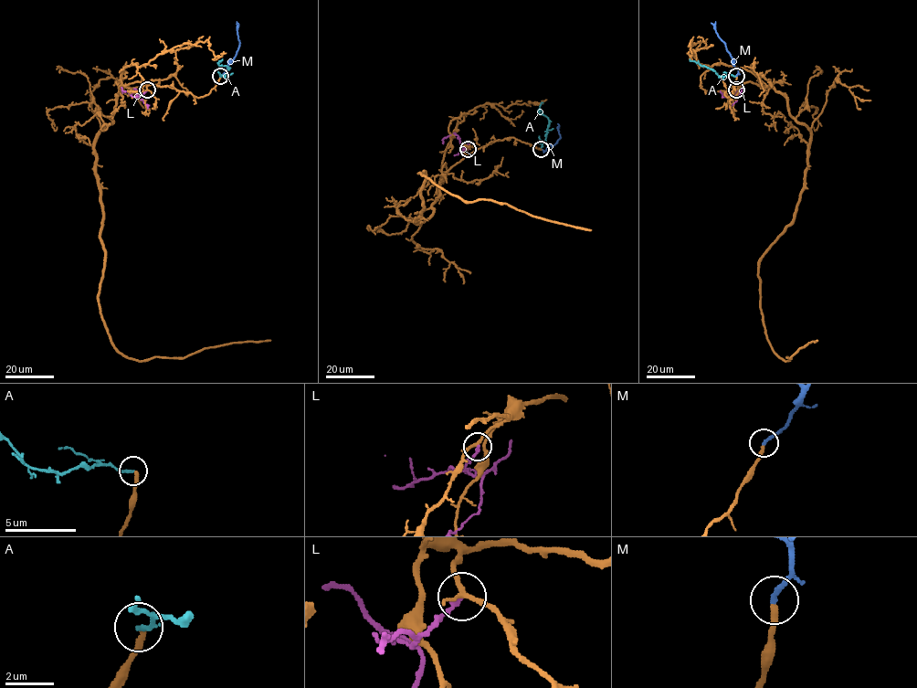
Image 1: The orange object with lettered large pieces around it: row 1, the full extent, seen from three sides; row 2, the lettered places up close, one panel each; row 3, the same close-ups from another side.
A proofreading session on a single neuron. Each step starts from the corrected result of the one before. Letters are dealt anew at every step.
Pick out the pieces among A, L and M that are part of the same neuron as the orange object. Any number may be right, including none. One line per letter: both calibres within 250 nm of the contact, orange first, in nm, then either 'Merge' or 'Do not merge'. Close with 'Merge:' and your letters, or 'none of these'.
A: Thickness 280 nm (orange) against 190 nm. Do not merge
L: Thickness 170 nm (orange) against 220 nm. Do not merge
M: Thickness 260 nm (orange) against 240 nm. Merge
Merge: M

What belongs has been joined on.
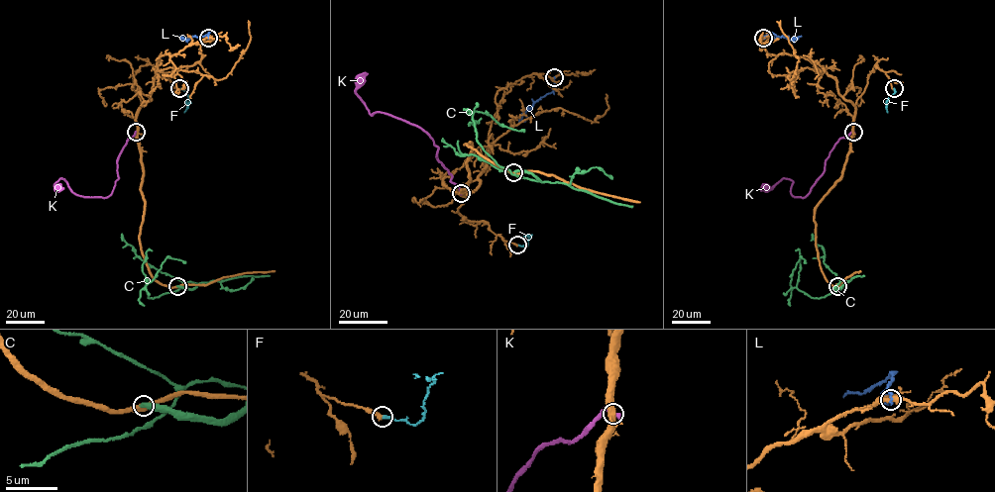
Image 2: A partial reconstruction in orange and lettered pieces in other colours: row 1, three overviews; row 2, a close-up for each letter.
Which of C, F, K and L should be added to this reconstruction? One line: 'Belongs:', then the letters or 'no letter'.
Belongs: F

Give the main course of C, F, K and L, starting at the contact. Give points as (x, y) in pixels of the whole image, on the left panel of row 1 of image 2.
C: (176, 286), (193, 289), (196, 284), (186, 282), (154, 298), (145, 287), (166, 257), (185, 262)
F: (179, 89), (187, 93), (189, 100), (184, 112)
K: (136, 132), (128, 138), (117, 159), (118, 178), (108, 196), (74, 194), (60, 178), (55, 184), (61, 189)
L: (208, 38), (208, 33), (187, 40), (178, 36)

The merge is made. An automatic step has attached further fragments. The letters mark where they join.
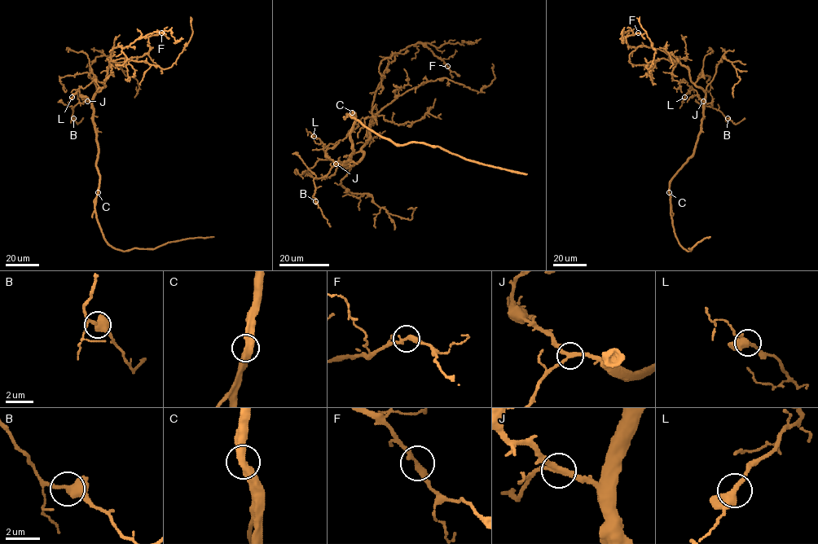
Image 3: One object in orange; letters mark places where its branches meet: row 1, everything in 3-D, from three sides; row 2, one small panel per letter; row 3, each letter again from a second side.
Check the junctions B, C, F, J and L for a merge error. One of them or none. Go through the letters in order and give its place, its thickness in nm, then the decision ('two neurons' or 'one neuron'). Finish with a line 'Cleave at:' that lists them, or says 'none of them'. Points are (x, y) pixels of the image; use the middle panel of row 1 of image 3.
B: place (315, 201); calibre 460 nm; one neuron
C: place (352, 112); calibre 480 nm; one neuron
F: place (447, 66); calibre 320 nm; one neuron
J: place (336, 164); calibre 280 nm; one neuron
L: place (314, 136); calibre 380 nm; one neuron
Cleave at: none of them

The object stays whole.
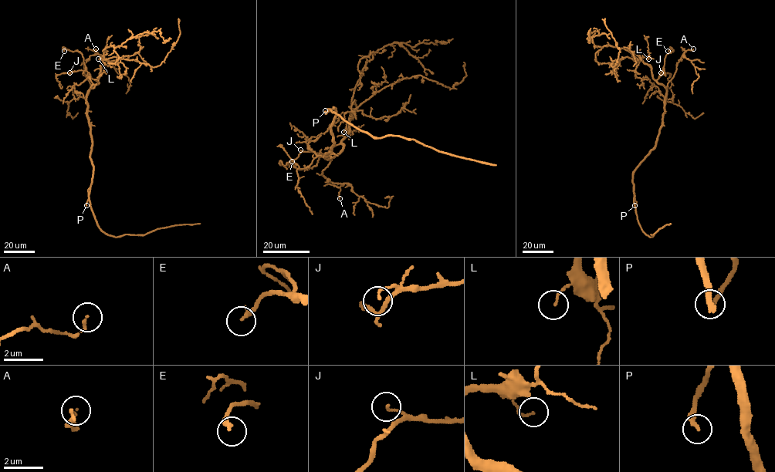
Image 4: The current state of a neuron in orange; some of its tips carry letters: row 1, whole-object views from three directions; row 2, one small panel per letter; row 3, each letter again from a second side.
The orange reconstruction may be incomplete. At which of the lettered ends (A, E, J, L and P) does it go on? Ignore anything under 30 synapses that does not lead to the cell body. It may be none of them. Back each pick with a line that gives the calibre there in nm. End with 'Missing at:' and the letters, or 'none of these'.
P: 200 nm
Missing at: P

